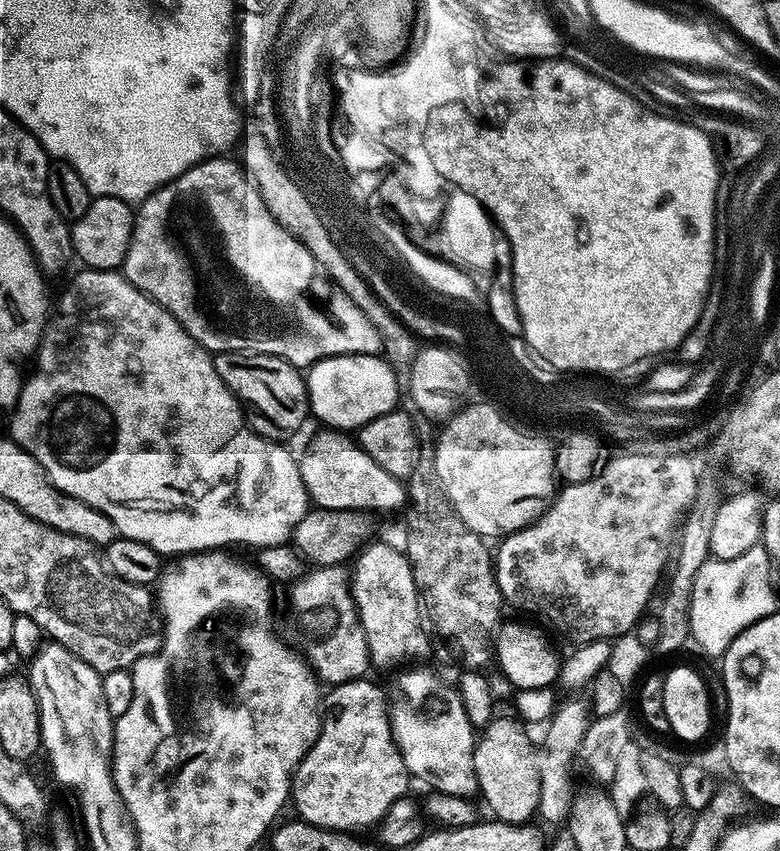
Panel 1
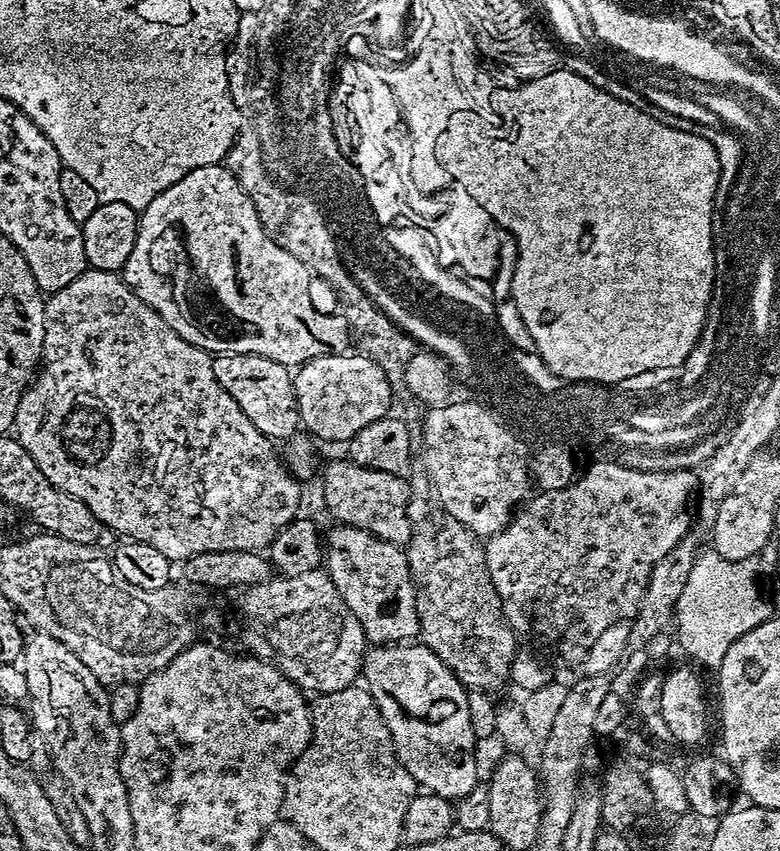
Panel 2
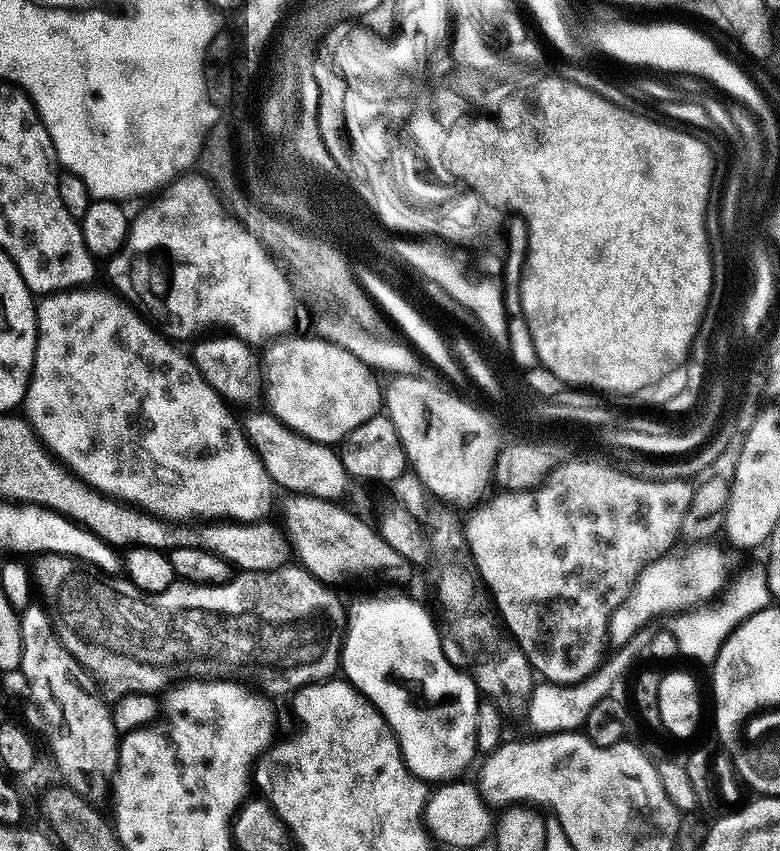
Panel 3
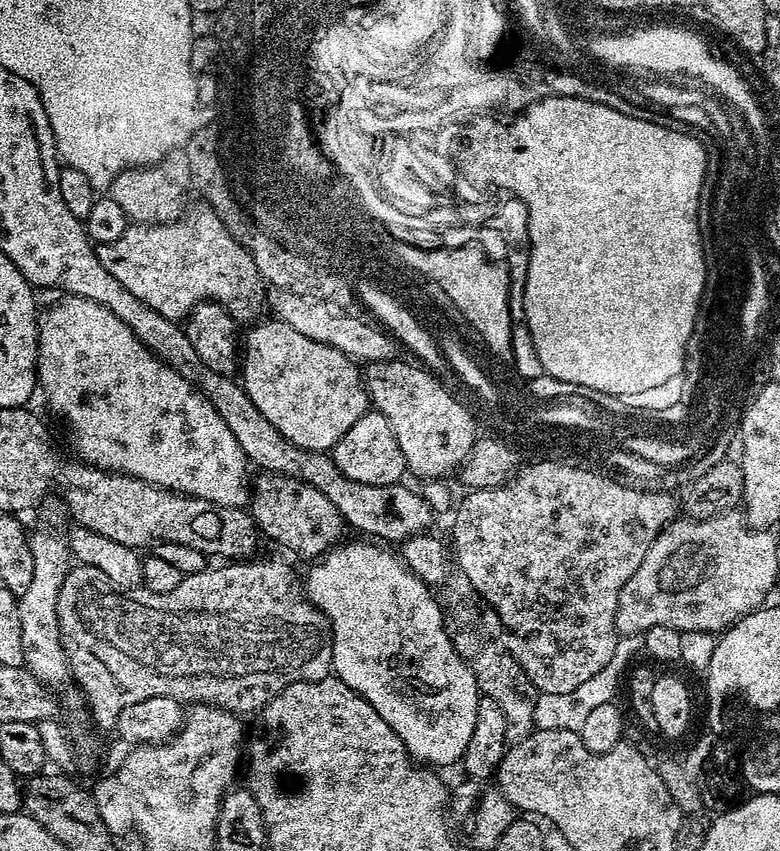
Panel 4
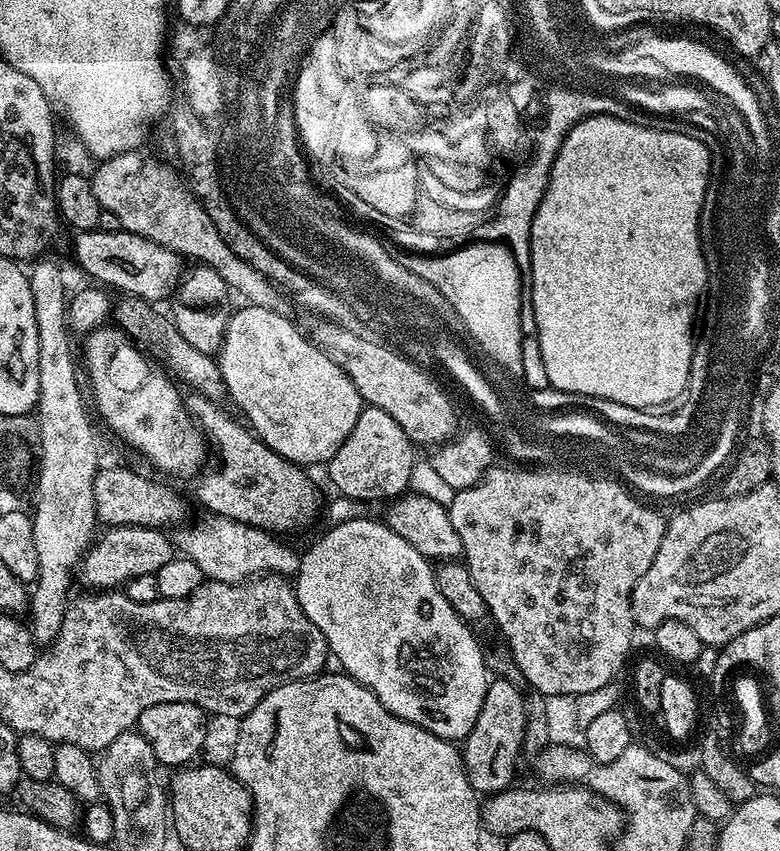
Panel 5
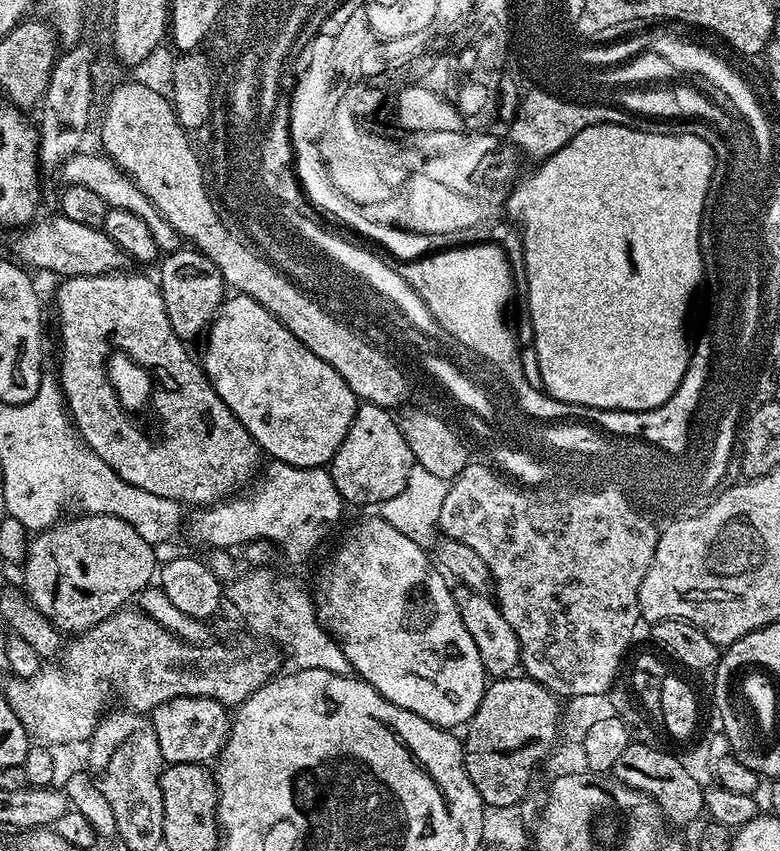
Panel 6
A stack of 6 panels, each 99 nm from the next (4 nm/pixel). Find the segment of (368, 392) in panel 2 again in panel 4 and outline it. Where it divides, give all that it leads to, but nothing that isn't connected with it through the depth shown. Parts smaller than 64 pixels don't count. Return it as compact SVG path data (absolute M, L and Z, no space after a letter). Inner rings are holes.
M269 318L269 320L265 322L265 324L259 324L260 323L257 323L255 326L252 326L257 326L257 328L250 329L248 332L248 337L246 337L245 340L242 340L242 372L244 368L244 377L242 377L242 383L244 389L246 390L246 394L250 398L250 402L254 402L254 406L262 414L262 418L266 418L266 422L270 422L270 426L274 426L274 430L278 430L278 434L282 434L283 436L285 436L285 438L287 438L287 440L291 442L291 444L293 444L294 446L305 448L306 450L310 450L311 452L328 452L329 450L331 450L331 448L334 447L334 445L337 444L338 441L340 441L340 439L342 438L342 434L346 434L346 430L350 430L350 426L354 426L354 422L358 422L358 418L362 418L362 414L366 411L369 411L370 397L368 394L368 389L366 387L366 380L365 377L362 375L361 369L359 372L359 370L355 368L355 366L357 367L357 365L354 363L353 357L342 354L338 350L334 350L330 346L326 346L322 342L314 342L310 338L305 338L303 334L298 334L298 330L294 330L294 326L290 326L289 324L284 323L283 320Z

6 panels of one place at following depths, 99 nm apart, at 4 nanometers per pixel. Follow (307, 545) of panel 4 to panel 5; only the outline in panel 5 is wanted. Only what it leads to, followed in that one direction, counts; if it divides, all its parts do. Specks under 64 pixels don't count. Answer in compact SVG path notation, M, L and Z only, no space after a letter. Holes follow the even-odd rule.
M189 395L186 400L188 413L196 421L204 434L205 441L220 455L220 469L217 472L204 470L195 477L196 500L209 513L216 513L232 519L234 522L246 523L252 527L263 528L273 534L296 532L299 528L308 528L316 520L316 511L320 508L320 492L316 484L308 480L301 465L282 458L270 446L261 442L251 427L245 426L239 419L232 420L227 410L217 401L208 400L204 396Z

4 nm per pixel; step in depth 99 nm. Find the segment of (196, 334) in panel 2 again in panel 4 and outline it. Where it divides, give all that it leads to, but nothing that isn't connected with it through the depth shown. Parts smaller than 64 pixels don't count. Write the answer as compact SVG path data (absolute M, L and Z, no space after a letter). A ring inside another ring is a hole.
M205 202L197 203L172 223L128 227L118 242L99 245L96 257L123 288L130 290L130 294L134 294L140 303L150 306L150 310L162 314L162 318L180 322L194 311L196 305L211 302L224 307L233 321L255 321L255 316L260 312L261 272L248 250L229 234L214 210Z

